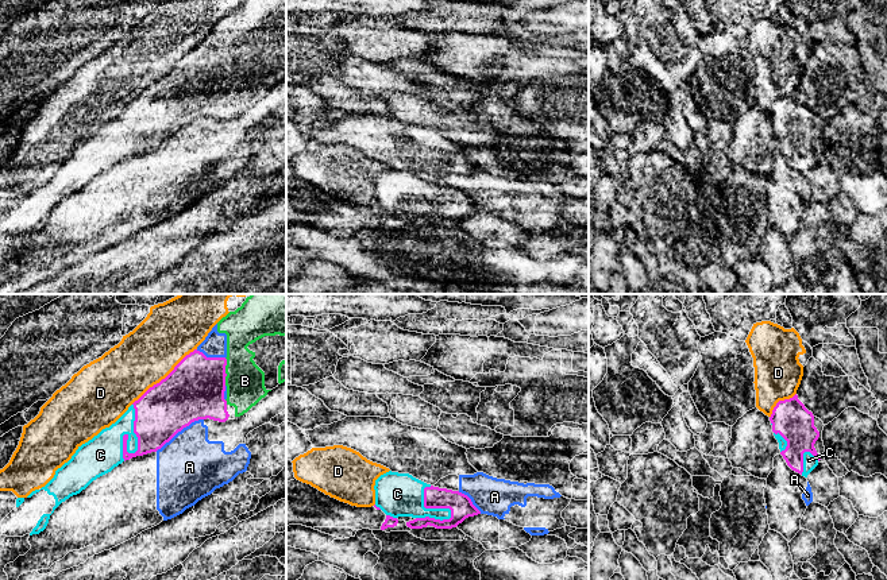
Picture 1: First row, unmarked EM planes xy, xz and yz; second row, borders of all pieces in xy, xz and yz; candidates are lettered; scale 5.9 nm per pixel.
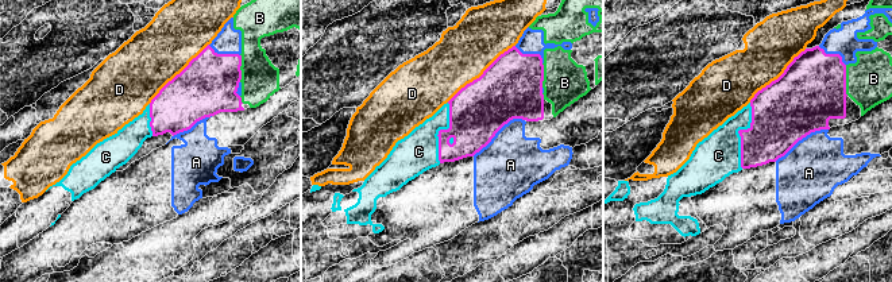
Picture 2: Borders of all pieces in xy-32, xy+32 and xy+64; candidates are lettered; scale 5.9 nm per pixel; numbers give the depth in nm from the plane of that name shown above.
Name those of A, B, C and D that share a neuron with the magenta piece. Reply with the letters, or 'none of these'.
B, C

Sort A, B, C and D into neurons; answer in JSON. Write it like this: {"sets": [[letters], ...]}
{"sets": [["A"], ["B", "C"], ["D"]]}

